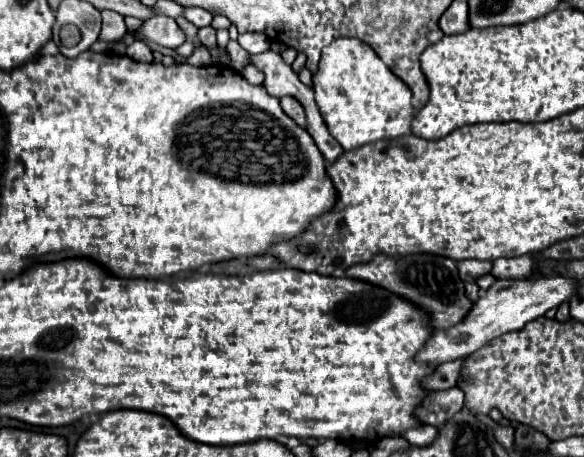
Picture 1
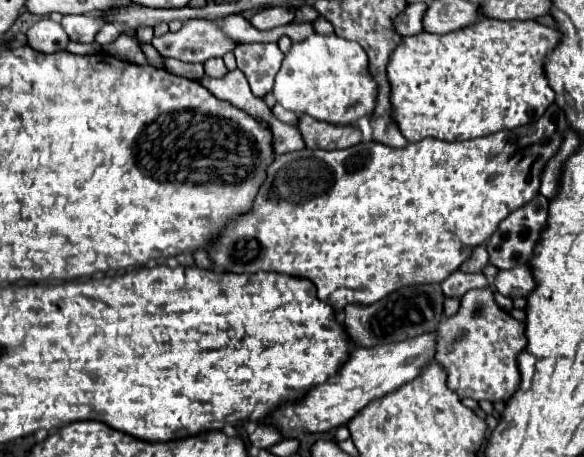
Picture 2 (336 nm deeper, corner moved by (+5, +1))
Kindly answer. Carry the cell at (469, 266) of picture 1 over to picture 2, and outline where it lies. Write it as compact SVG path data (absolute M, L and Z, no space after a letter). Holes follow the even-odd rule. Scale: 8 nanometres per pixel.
M476 247L476 255L472 255L472 259L468 259L468 263L462 263L460 271L464 271L464 273L480 273L486 265L488 265L486 247Z

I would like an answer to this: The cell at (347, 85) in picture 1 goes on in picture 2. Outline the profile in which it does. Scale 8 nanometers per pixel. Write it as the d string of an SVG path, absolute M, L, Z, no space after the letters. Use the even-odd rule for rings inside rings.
M314 33L306 41L294 43L284 55L274 83L274 97L294 113L306 113L332 125L354 125L354 121L374 113L378 83L368 69L368 55L360 43L334 33Z

